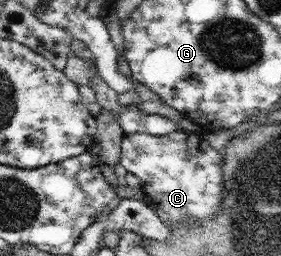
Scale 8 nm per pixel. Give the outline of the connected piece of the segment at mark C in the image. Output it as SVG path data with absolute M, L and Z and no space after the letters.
M175 131L164 136L154 136L147 132L127 134L123 138L120 152L121 166L139 179L143 193L147 196L147 198L145 196L145 202L155 209L159 219L167 223L169 228L188 225L191 221L200 223L212 217L220 209L224 193L223 163L223 153L215 150L203 133L185 131Z

